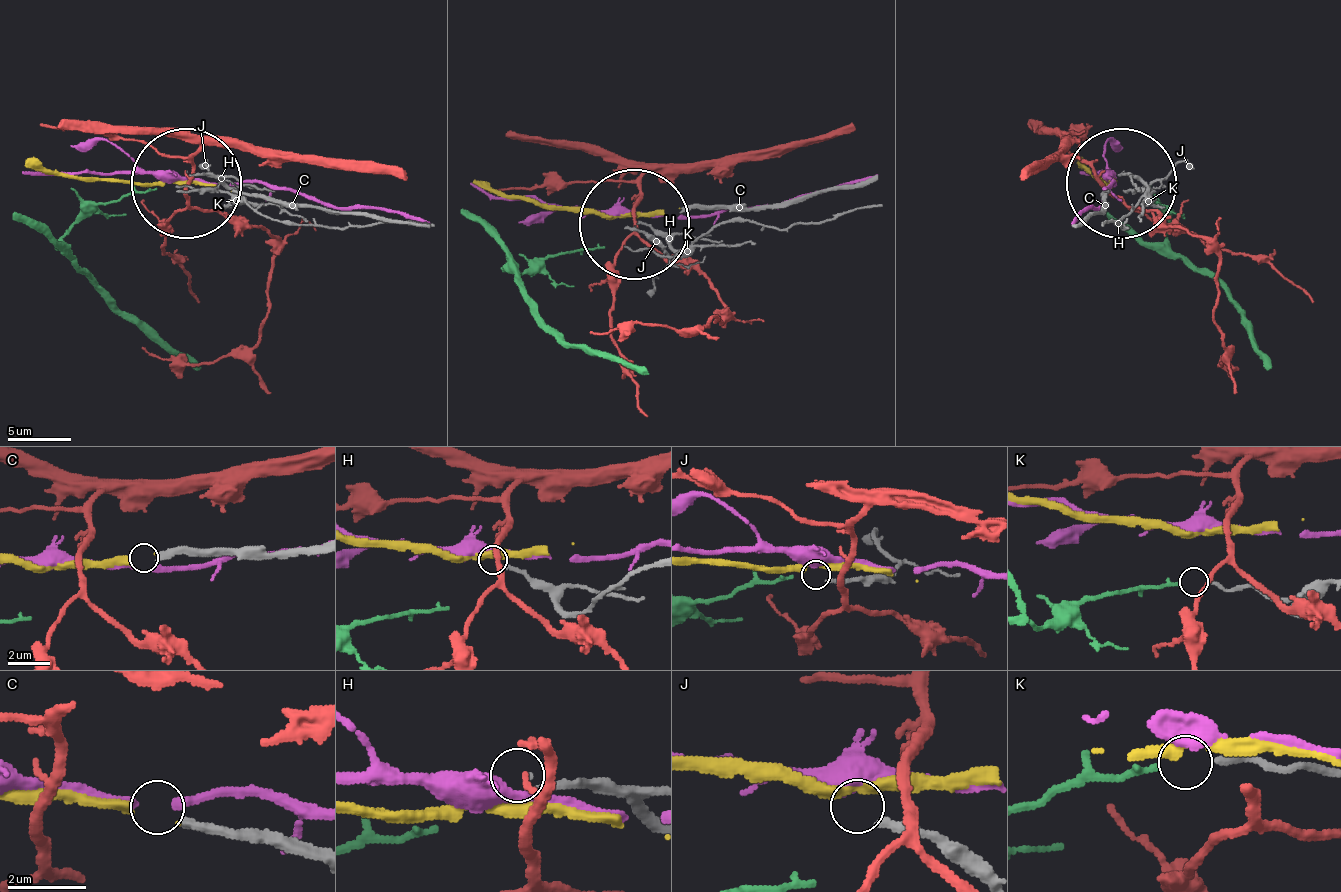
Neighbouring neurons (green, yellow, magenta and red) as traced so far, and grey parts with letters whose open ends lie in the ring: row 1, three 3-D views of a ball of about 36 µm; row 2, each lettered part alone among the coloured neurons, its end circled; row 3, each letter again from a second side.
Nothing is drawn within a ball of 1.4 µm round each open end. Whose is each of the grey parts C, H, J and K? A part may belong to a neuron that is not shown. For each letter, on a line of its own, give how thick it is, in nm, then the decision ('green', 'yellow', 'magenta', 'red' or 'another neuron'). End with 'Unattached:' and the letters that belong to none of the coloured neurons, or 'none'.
C: 240 nm | yellow
H: 140 nm | another neuron
J: 200 nm | another neuron
K: 160 nm | green
Unattached: H, J

